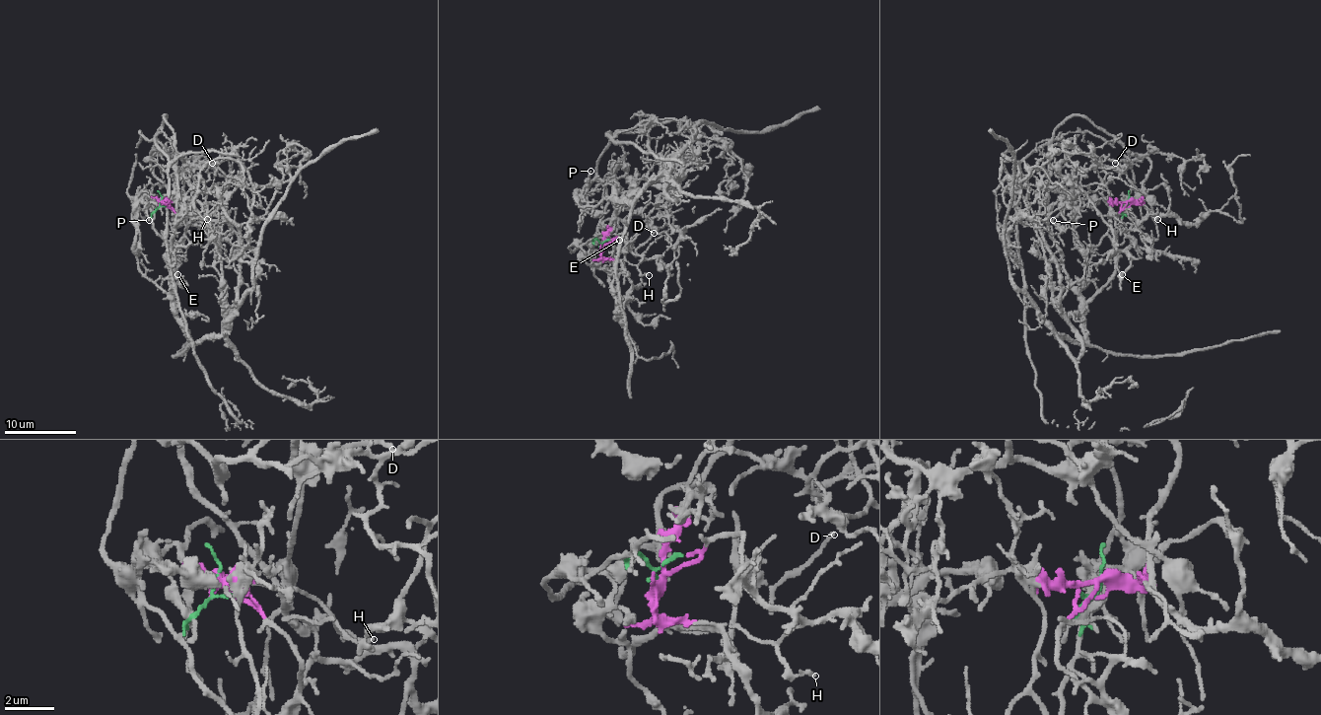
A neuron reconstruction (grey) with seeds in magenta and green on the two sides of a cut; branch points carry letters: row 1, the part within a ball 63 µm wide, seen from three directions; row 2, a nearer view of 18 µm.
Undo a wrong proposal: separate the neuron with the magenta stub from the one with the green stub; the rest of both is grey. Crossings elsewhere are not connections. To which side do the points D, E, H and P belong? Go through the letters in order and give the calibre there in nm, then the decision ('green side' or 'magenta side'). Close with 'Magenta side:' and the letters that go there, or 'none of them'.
D: calibre 110 nm; magenta side
E: calibre 120 nm; green side
H: calibre 140 nm; magenta side
P: calibre 140 nm; magenta side
Magenta side: D, H, P

